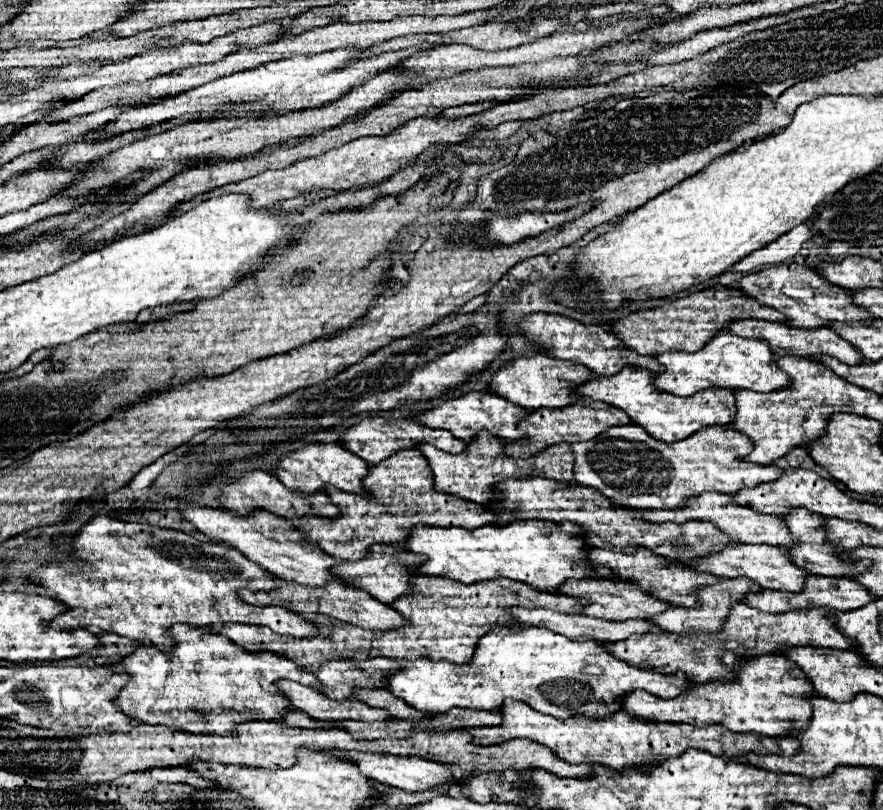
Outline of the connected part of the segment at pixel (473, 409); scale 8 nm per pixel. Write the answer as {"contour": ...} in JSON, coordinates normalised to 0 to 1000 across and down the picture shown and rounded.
{"contour":[[[535,483],[535,485],[528,485],[519,493],[501,493],[498,502],[482,507],[480,512],[473,515],[473,520],[489,527],[489,530],[505,530],[514,540],[519,540],[528,547],[530,547],[530,542],[537,542],[544,532],[555,532],[557,537],[562,537],[571,544],[587,544],[587,542],[598,540],[596,535],[591,535],[587,530],[587,522],[596,512],[598,512],[598,507],[593,507],[593,502],[584,502],[582,498],[575,498],[573,493],[566,493],[566,488],[562,488],[562,485]]]}

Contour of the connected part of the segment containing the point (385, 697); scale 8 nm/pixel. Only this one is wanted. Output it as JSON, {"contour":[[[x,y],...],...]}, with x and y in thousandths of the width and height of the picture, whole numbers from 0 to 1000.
{"contour":[[[405,851],[403,860],[419,873],[430,873],[437,878],[451,865],[451,860],[444,858],[439,851]]]}

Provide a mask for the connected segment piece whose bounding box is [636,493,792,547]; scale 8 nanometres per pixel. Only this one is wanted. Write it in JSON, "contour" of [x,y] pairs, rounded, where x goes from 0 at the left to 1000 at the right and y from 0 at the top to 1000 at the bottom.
{"contour":[[[797,609],[793,614],[781,616],[781,621],[772,628],[734,628],[734,631],[720,631],[723,636],[729,636],[729,641],[736,641],[738,646],[754,646],[754,643],[763,643],[763,646],[775,646],[779,641],[790,641],[790,643],[804,643],[809,648],[813,648],[818,653],[820,660],[824,660],[827,665],[836,668],[836,670],[865,670],[865,673],[881,673],[881,675],[892,675],[892,670],[897,670],[897,660],[892,660],[892,651],[888,651],[888,646],[883,646],[881,636],[865,636],[865,633],[856,633],[849,626],[836,623],[829,611],[820,611],[820,609]]]}

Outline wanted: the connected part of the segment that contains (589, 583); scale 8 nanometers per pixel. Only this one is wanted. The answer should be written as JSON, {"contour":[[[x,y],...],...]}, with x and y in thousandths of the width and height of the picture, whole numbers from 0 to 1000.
{"contour":[[[657,715],[657,717],[641,717],[634,725],[636,735],[646,737],[657,737],[664,740],[668,747],[659,752],[661,759],[668,762],[680,762],[689,767],[711,767],[711,764],[736,764],[738,759],[752,757],[752,752],[759,749],[759,744],[752,744],[750,740],[743,740],[741,735],[734,735],[732,730],[725,730],[718,720],[702,720],[700,715]]]}

